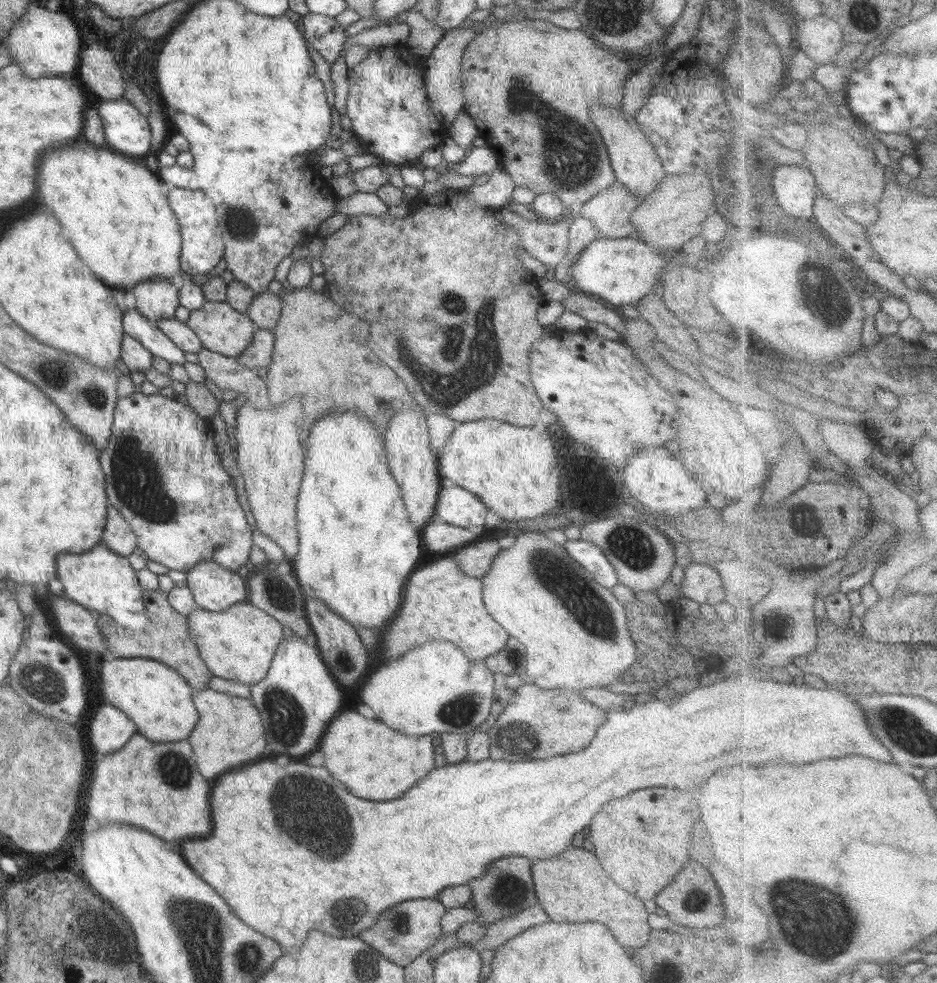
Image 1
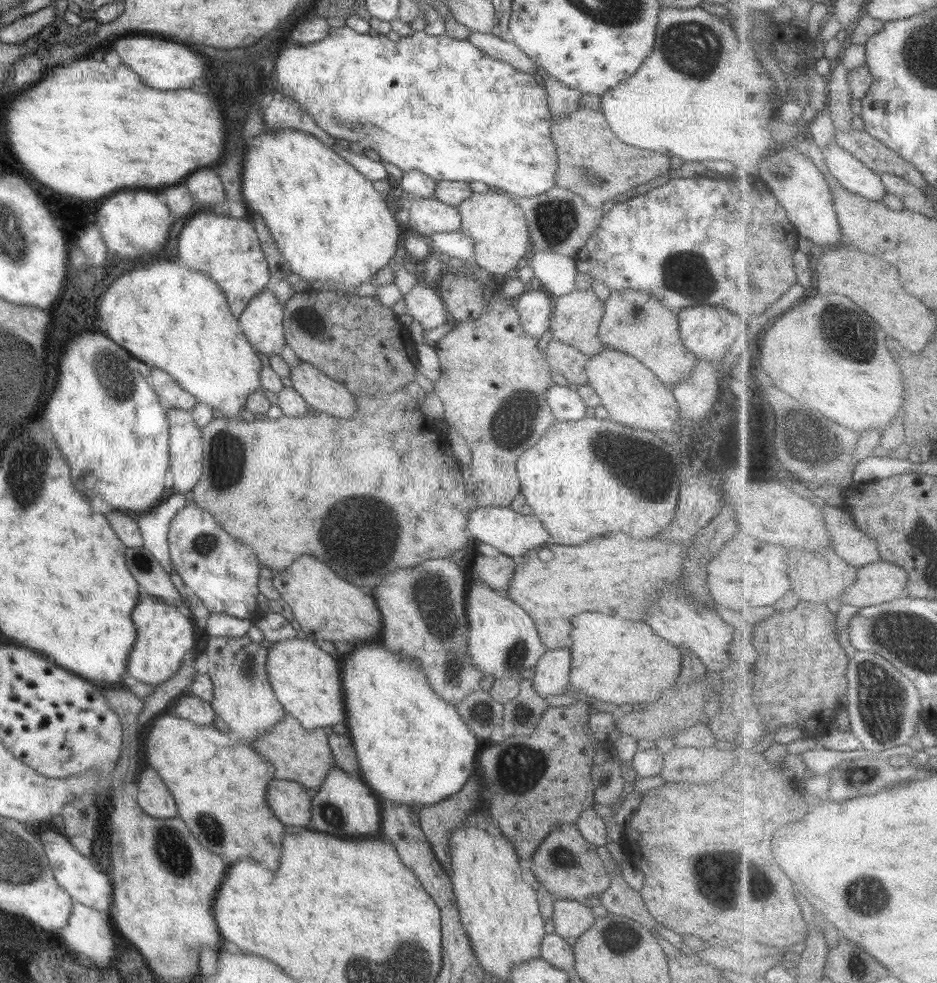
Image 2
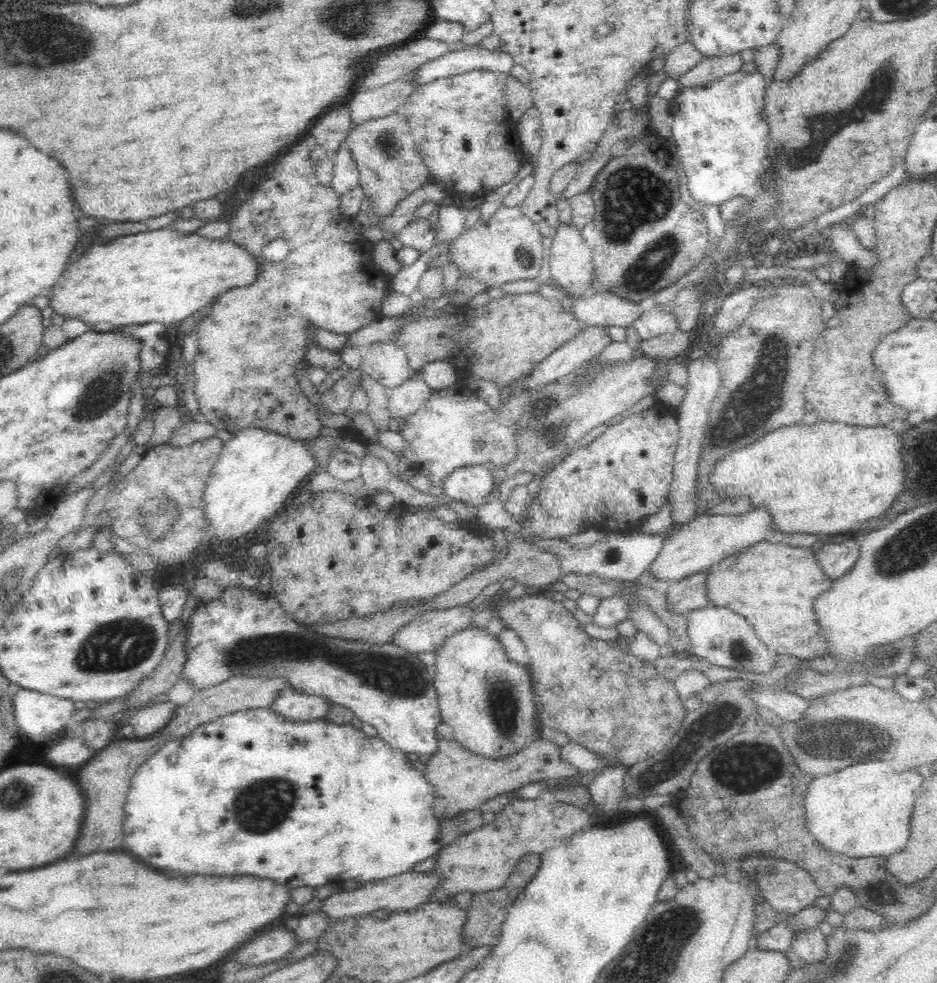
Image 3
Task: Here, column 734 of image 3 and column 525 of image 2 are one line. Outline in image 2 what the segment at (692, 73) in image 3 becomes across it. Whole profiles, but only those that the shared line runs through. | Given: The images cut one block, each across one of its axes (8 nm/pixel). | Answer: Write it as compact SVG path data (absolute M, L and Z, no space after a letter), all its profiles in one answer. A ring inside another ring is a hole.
M470 31L467 38L476 45L484 54L511 64L520 72L530 73L532 76L541 71L536 68L535 62L511 40L502 40L492 33Z

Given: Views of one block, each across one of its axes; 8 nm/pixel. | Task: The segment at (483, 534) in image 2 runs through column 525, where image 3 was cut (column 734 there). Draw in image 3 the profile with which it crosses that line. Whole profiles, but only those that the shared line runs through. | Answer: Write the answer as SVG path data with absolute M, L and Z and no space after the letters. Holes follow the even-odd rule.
M764 505L757 506L743 515L699 514L692 522L680 526L665 537L663 548L648 571L658 580L675 583L698 572L705 572L726 557L733 556L759 542L778 543L780 534L782 533L774 528L774 519L768 507Z

